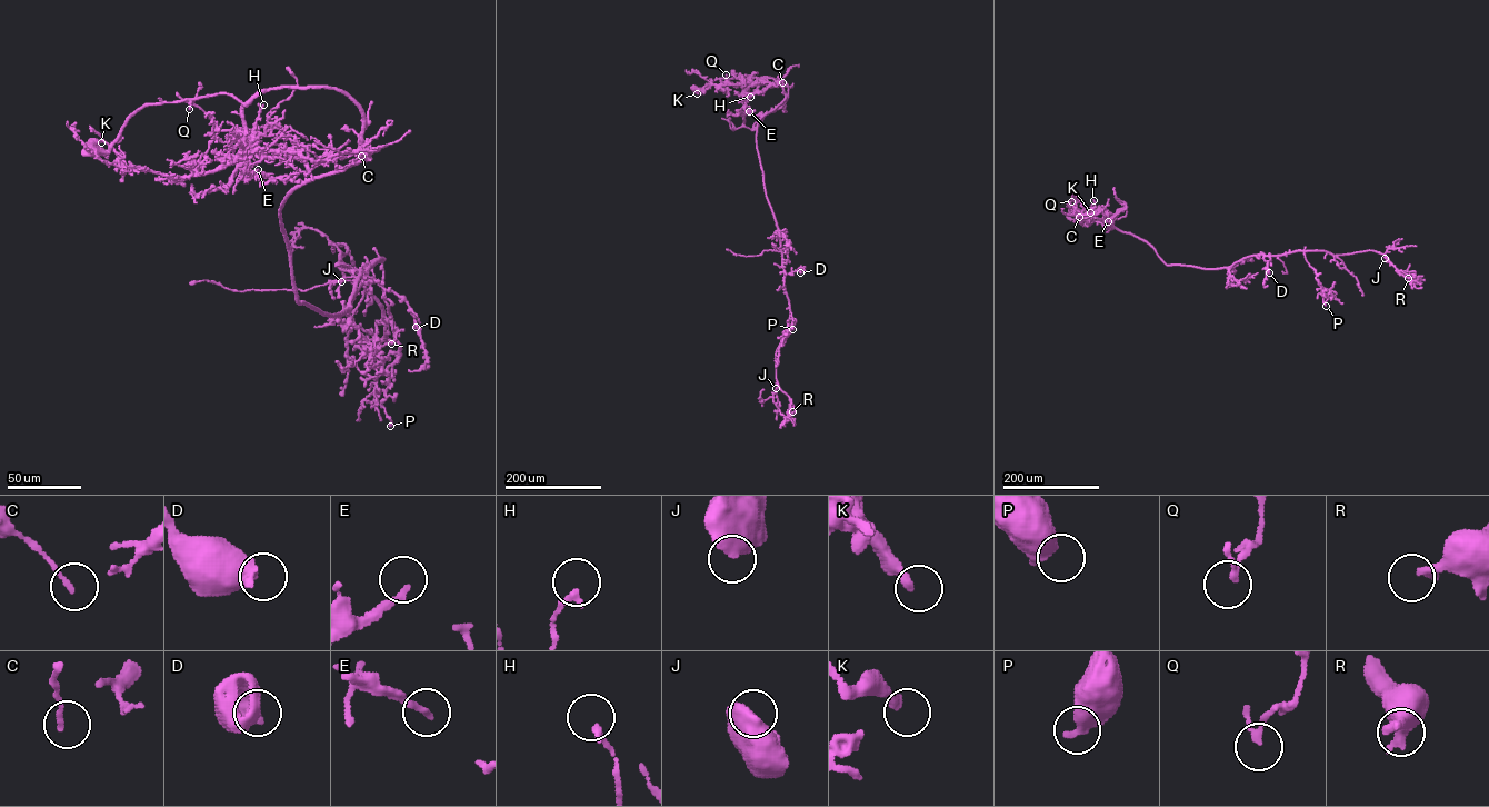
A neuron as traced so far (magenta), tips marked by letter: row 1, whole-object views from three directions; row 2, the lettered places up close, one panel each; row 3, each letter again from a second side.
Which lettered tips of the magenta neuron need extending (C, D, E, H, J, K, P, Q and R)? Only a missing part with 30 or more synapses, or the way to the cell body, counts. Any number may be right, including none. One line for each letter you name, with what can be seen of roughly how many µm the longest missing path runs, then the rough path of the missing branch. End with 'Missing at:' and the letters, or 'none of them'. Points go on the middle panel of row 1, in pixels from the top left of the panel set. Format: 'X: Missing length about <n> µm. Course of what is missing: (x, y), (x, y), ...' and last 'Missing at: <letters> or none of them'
Missing at: none of them

